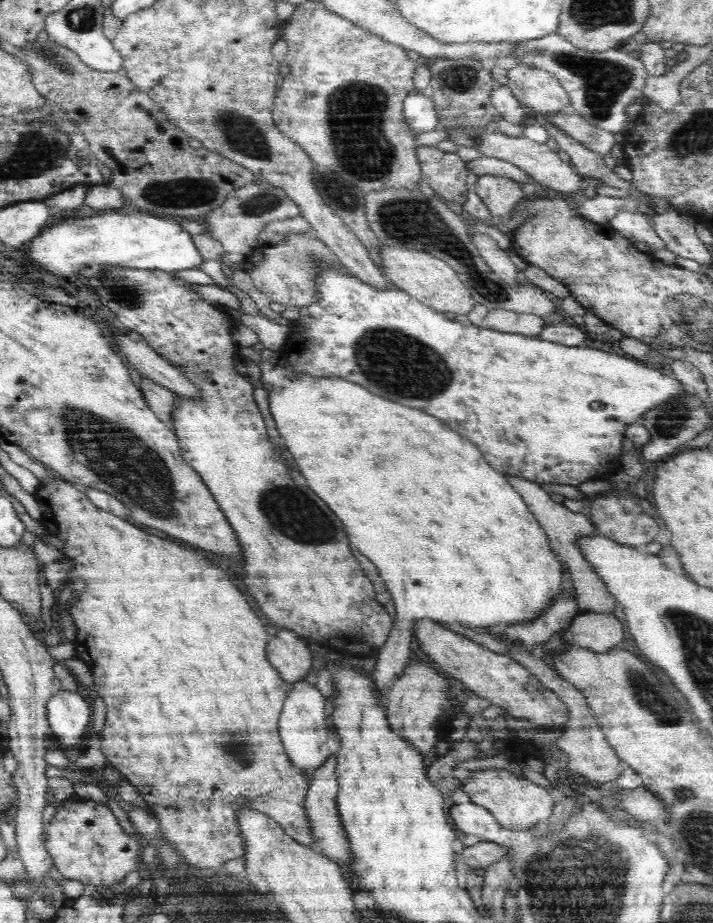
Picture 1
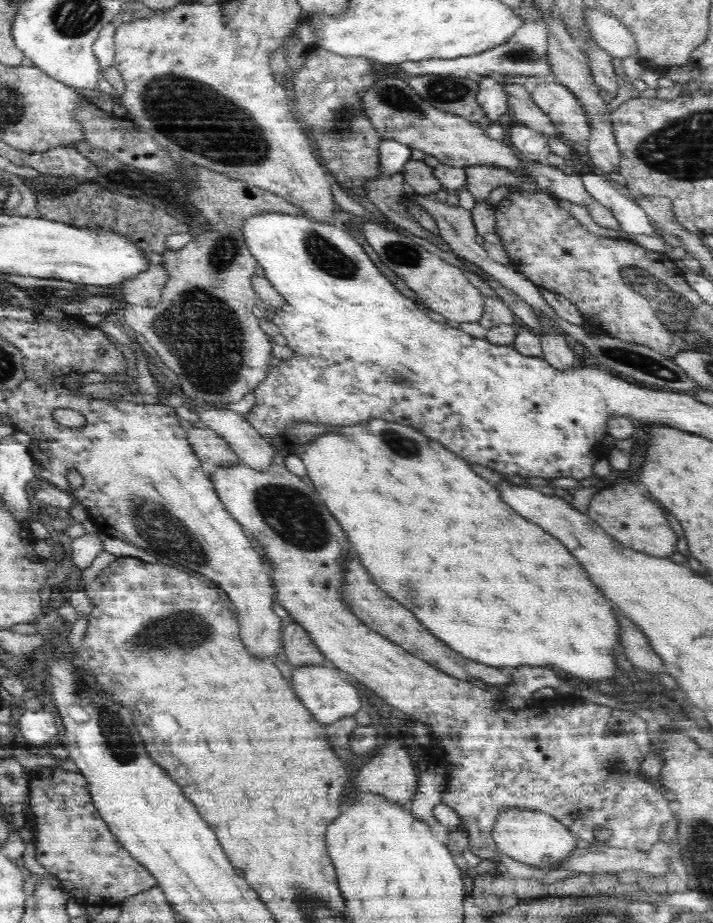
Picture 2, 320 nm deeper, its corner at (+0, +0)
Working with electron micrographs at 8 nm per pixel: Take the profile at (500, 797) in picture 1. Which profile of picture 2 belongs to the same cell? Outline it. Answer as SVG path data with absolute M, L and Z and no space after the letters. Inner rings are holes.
M509 807L497 815L492 826L492 838L502 855L510 856L518 862L537 868L546 874L556 870L576 848L576 837L551 814L540 810L526 810L523 807Z

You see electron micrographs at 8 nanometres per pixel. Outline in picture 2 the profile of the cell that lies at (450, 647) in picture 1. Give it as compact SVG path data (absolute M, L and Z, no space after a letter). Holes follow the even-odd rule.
M348 552L348 562L343 562L343 566L348 566L348 574L343 574L343 602L348 602L348 606L352 606L351 611L360 622L378 634L384 635L390 642L396 643L397 646L416 656L419 660L427 662L432 667L457 680L470 682L480 680L488 685L499 687L510 684L512 676L508 674L505 667L488 666L481 662L466 659L448 647L448 644L442 643L407 607L390 598L385 590L376 586L372 578L368 576L366 568L360 564L359 558L357 556L350 556L350 554L354 554L354 552Z

